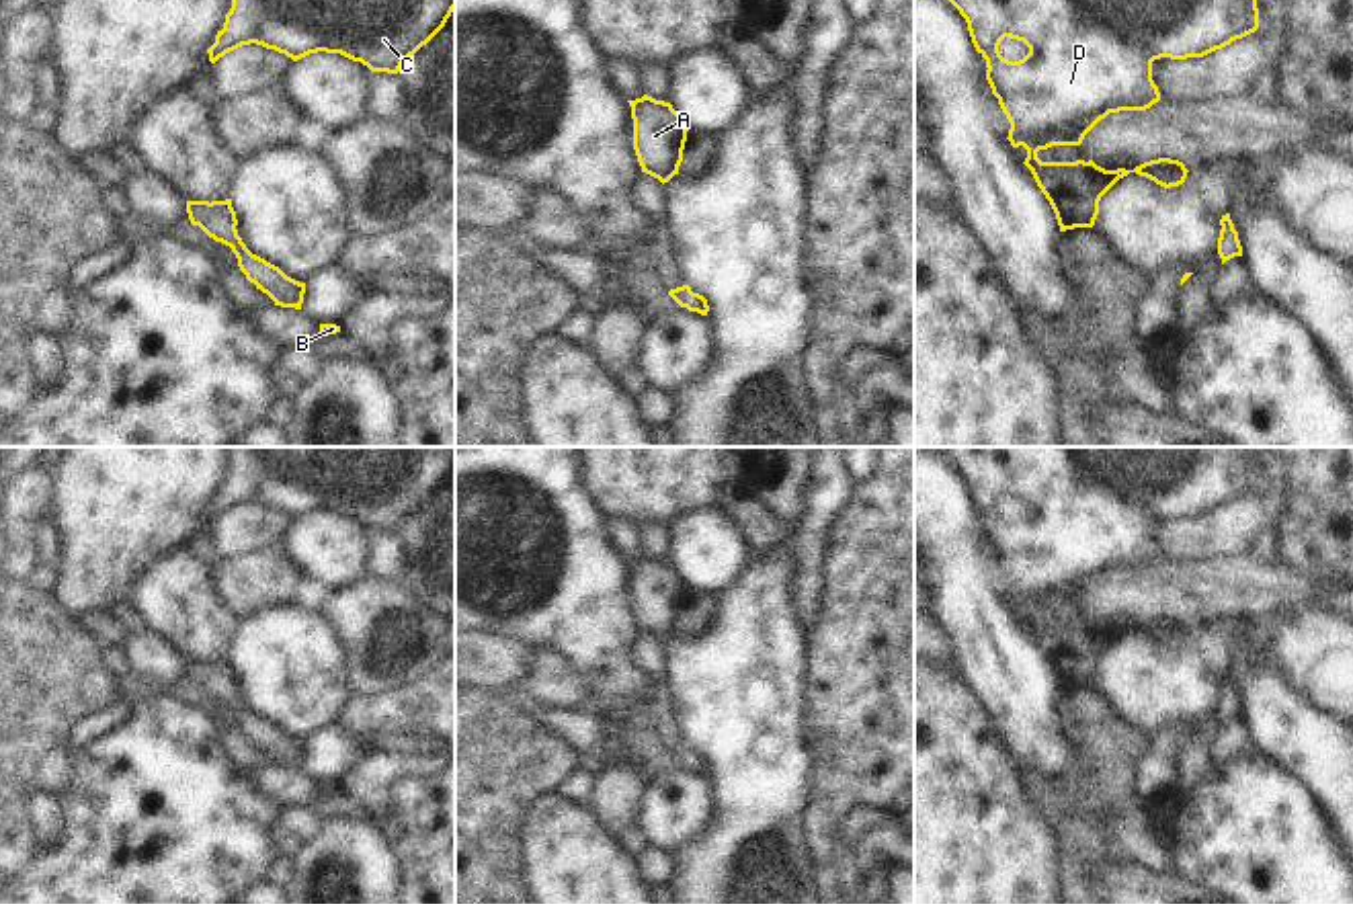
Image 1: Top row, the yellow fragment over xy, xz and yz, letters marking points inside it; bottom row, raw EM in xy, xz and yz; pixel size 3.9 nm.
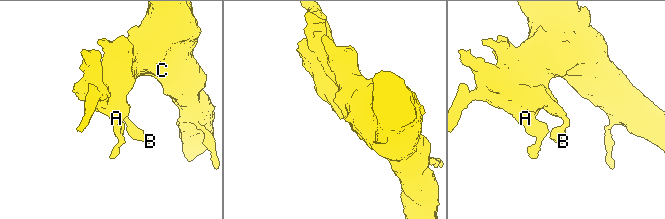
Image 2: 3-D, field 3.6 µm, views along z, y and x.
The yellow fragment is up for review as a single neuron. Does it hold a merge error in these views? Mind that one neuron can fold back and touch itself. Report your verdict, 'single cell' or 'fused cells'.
single cell

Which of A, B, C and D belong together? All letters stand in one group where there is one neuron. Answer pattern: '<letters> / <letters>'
A B C D

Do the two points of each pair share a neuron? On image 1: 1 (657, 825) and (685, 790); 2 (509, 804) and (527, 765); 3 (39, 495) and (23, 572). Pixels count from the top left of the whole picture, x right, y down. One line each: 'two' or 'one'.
1: one
2: one
3: one

